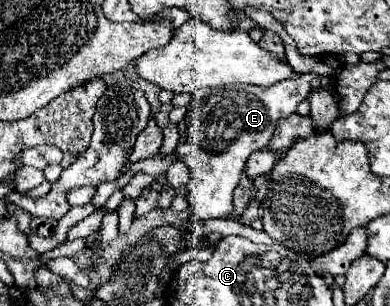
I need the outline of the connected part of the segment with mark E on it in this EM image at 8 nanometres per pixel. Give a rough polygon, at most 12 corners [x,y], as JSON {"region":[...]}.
{"region":[[317,73],[199,89],[175,153],[195,219],[230,218],[247,157]]}

